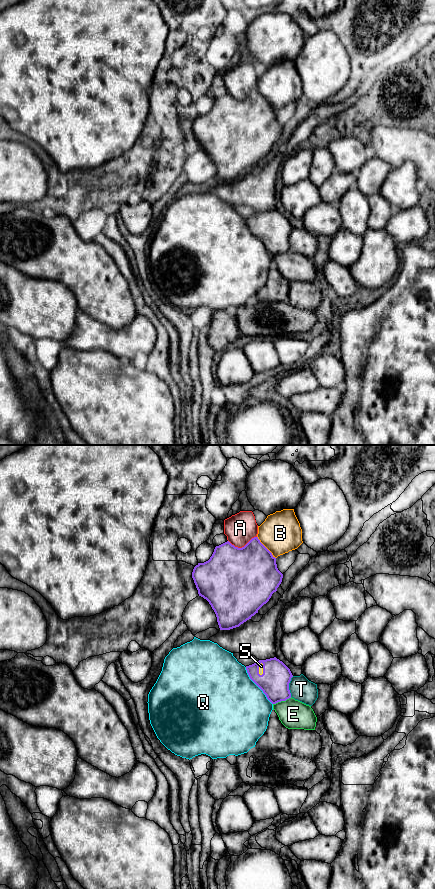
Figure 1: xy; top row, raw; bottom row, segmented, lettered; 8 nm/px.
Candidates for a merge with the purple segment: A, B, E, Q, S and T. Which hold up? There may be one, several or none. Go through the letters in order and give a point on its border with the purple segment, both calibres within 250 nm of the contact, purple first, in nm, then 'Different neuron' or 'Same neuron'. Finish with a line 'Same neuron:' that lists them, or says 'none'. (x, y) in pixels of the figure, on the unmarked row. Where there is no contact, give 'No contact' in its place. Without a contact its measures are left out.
A: Touches purple at xy (242, 99). Thickness 500 nm (purple) against 240 nm. Different neuron
B: Touches purple at xy (265, 99). Thickness 440 nm (purple) against 320 nm. Different neuron
E: Touches purple at xy (282, 252). Thickness 240 nm (purple) against 240 nm. Different neuron
Q: Touches purple at xy (257, 237). Thickness 240 nm (purple) against 500 nm. Different neuron
S: Touches purple at xy (258, 221). Thickness 240 nm (purple) against 30 nm. Same neuron
T: Touches purple at xy (288, 238). Thickness 240 nm (purple) against 190 nm. Different neuron
Same neuron: S

